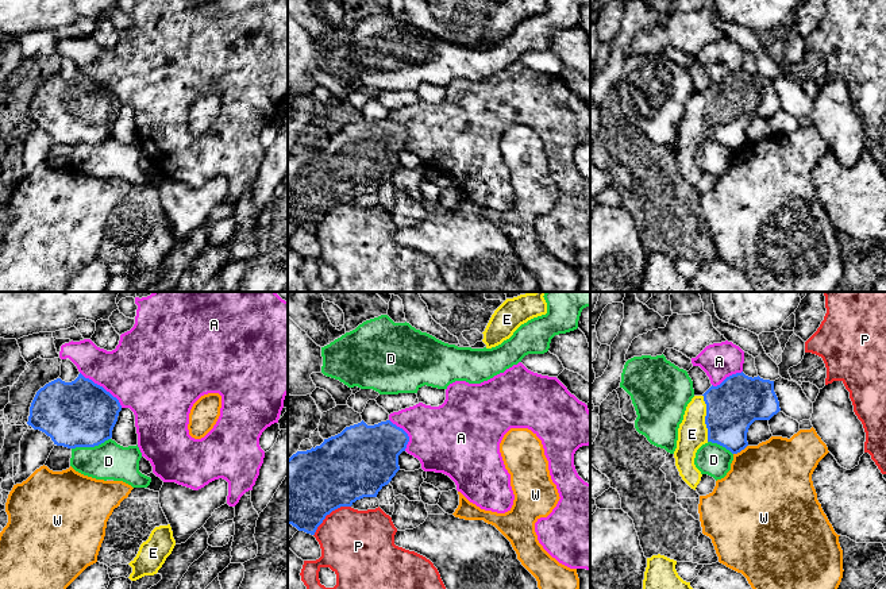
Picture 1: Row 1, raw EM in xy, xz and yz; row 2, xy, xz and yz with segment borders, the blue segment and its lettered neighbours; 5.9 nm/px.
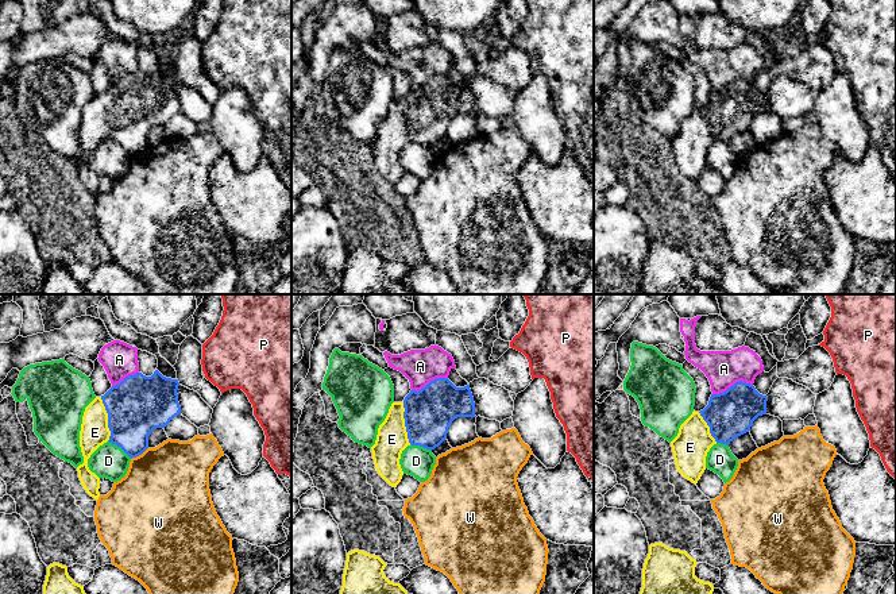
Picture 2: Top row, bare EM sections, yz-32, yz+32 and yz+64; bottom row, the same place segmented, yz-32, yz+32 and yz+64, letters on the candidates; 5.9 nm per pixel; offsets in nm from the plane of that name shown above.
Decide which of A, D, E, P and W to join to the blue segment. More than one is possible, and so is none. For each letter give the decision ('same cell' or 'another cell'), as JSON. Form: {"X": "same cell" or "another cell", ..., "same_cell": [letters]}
{"A": "another cell", "D": "another cell", "E": "same cell", "P": "another cell", "W": "another cell", "same_cell": ["E"]}

